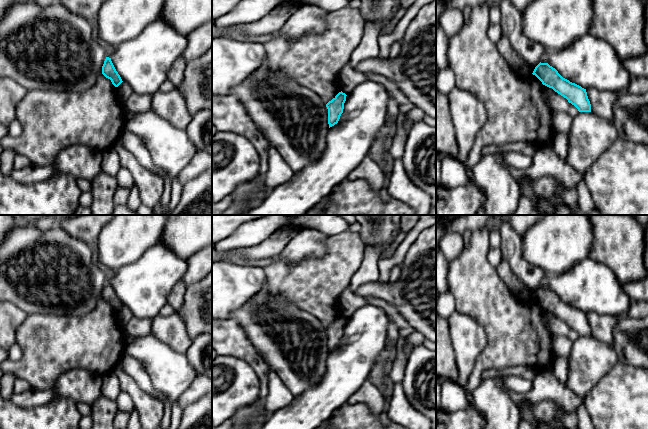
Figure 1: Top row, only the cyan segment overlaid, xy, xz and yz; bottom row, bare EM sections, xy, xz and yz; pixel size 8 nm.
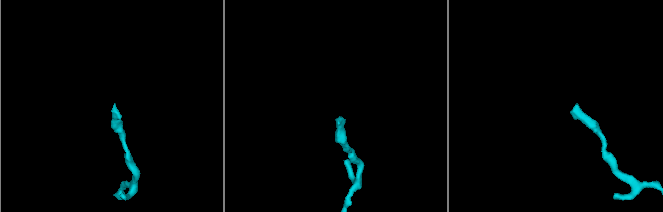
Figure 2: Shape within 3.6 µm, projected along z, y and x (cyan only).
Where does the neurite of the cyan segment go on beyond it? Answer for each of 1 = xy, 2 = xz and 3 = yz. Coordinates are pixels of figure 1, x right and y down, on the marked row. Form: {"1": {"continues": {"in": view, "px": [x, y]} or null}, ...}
{"1": {"continues": null}, "2": {"continues": null}, "3": {"continues": null}}

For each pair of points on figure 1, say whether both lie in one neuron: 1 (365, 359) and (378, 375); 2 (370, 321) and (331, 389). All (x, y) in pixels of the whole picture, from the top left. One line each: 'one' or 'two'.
1: two
2: one

